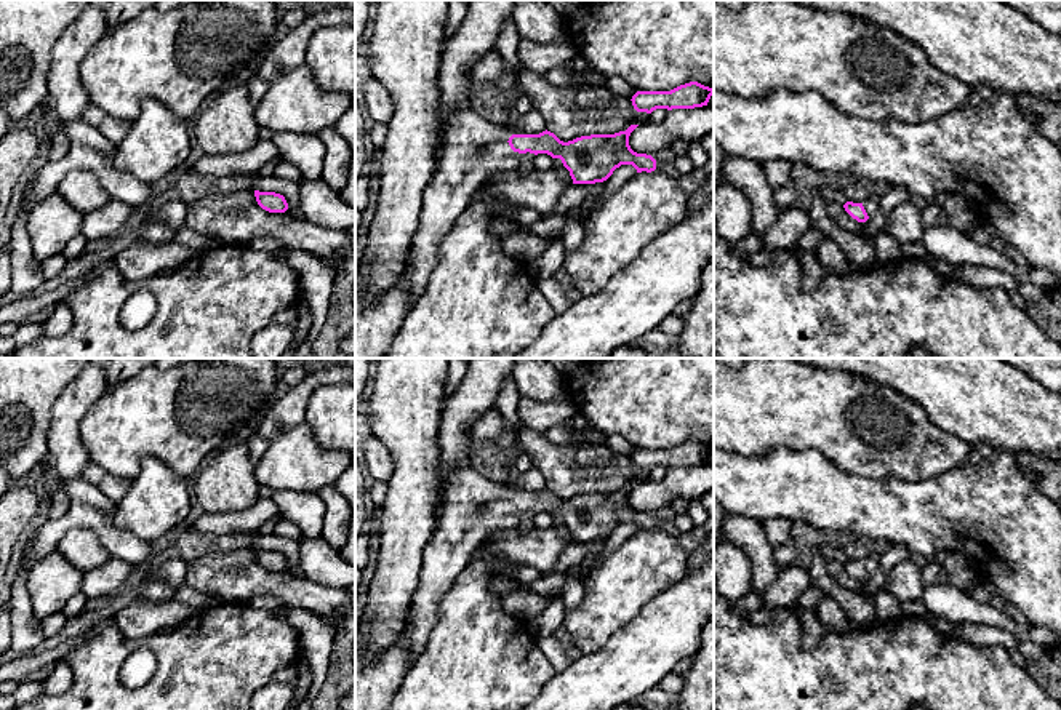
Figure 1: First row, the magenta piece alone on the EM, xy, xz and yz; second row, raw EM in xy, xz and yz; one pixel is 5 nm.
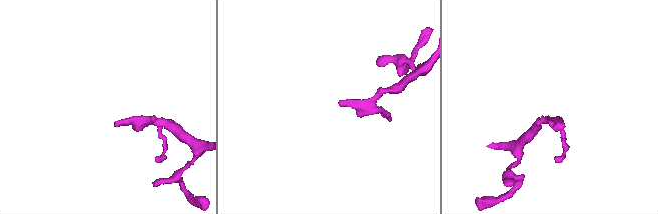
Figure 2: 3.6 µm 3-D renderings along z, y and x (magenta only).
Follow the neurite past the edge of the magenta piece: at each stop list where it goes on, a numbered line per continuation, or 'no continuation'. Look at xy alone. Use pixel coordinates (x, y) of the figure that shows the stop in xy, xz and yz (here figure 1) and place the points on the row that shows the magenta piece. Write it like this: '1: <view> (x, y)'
no continuation

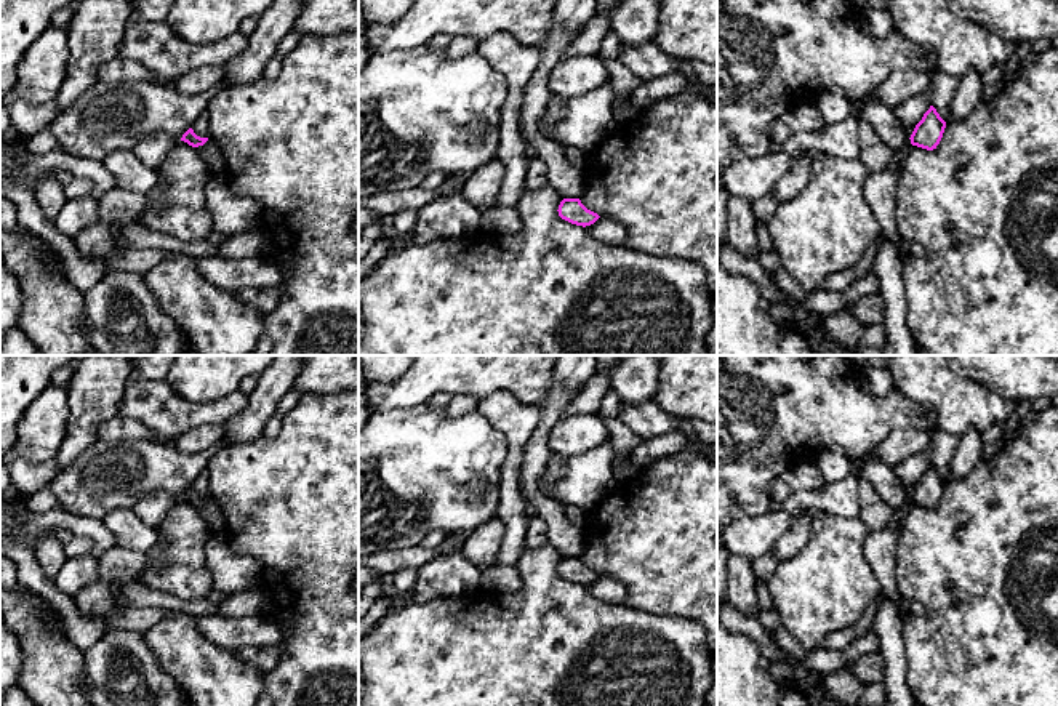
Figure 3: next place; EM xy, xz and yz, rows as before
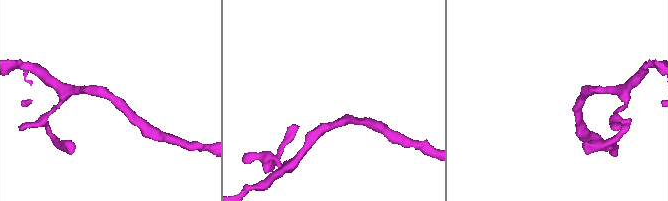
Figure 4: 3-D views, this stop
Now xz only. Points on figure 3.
no continuation

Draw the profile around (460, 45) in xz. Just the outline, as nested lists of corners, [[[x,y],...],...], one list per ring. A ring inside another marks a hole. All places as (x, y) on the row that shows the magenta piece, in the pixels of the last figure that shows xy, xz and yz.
[[[467,35],[451,37],[447,53],[450,58],[461,58],[477,51],[479,43]]]

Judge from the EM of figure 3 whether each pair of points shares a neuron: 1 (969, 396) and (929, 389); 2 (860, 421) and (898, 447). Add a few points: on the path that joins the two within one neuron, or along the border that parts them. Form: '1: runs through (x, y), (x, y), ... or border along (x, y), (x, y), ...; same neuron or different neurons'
1: runs through (959, 396), (938, 389); same neuron
2: border along (922, 431), (893, 429), (871, 452), (855, 458); different neurons

